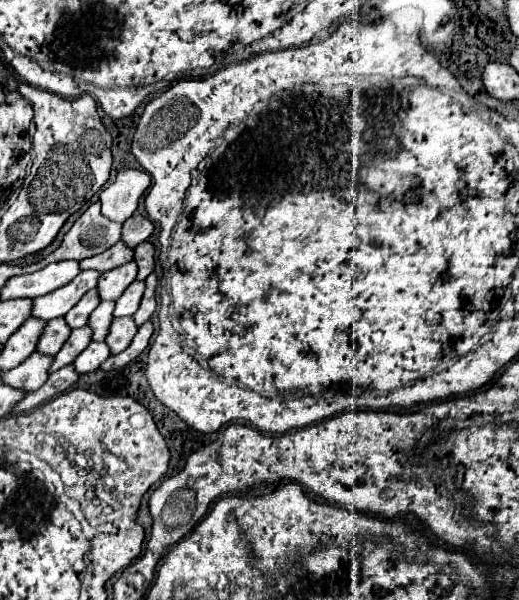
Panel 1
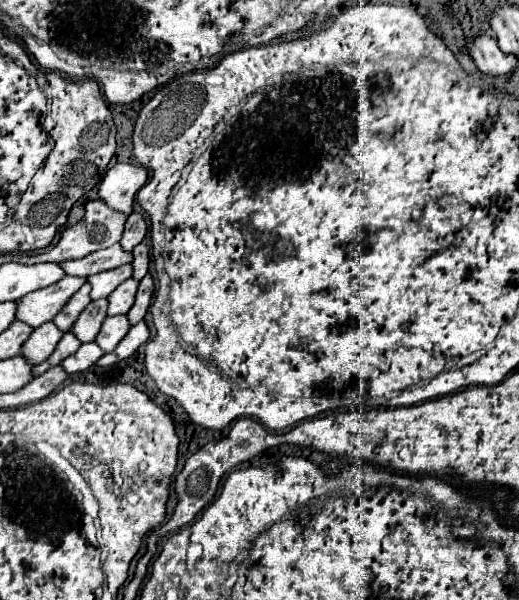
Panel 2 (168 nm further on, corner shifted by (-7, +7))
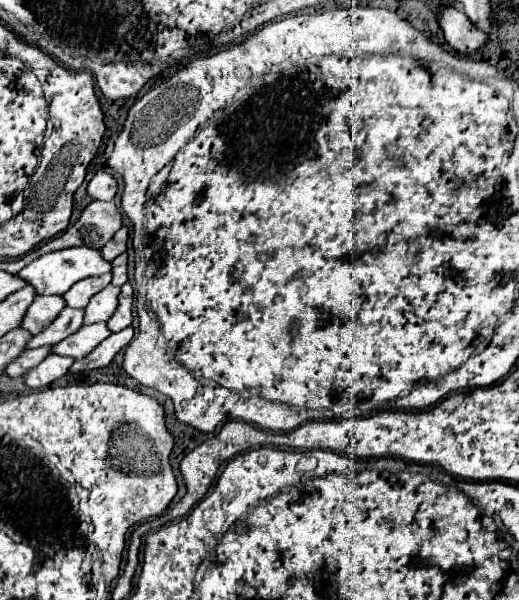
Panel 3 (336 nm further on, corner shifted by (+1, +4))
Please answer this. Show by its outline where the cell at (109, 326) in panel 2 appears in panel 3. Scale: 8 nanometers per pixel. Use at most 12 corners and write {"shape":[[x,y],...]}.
{"shape":[[106,323],[82,325],[56,343],[56,355],[82,359],[110,331]]}

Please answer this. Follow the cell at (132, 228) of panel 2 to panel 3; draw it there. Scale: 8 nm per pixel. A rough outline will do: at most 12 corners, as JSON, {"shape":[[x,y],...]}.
{"shape":[[128,227],[118,233],[102,247],[102,257],[112,261],[126,251]]}

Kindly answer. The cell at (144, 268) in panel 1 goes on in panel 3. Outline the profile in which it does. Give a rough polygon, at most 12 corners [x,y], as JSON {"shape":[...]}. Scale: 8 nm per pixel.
{"shape":[[128,255],[112,261],[112,285],[128,281]]}

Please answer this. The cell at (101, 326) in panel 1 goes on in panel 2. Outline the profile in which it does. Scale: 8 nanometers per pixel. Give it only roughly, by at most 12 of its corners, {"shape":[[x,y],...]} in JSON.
{"shape":[[92,300],[70,332],[94,342],[108,316],[108,300]]}

